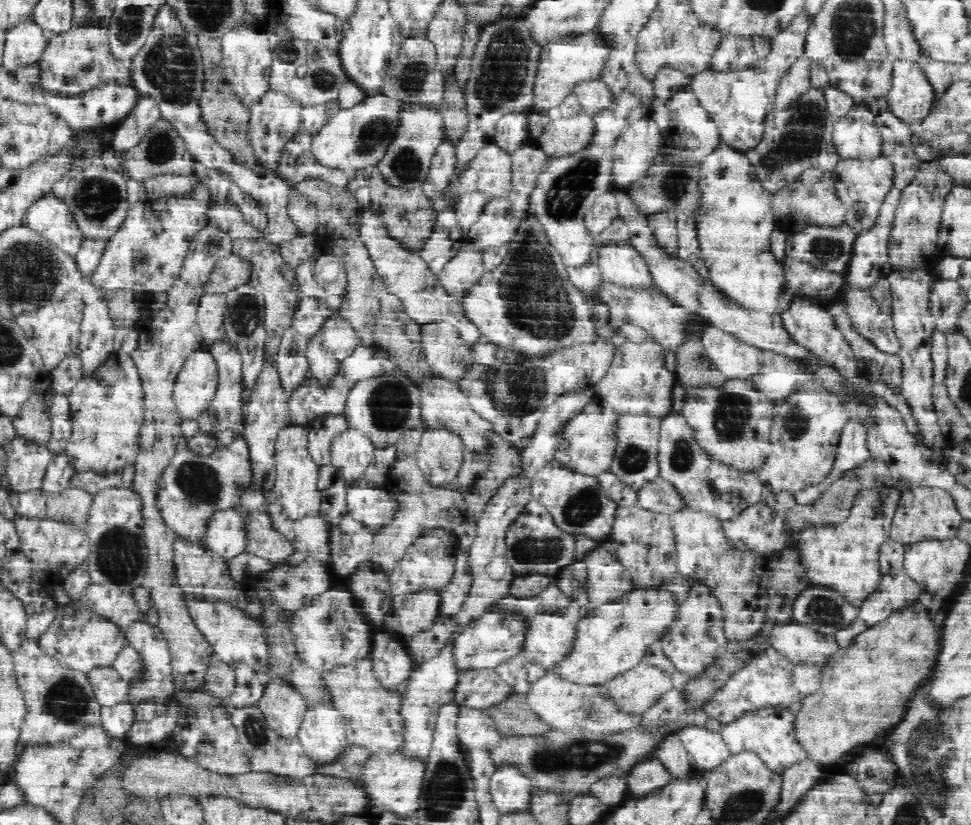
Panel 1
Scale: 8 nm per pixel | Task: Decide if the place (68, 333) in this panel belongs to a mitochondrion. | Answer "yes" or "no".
no

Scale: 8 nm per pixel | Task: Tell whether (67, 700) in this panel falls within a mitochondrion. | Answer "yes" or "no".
yes

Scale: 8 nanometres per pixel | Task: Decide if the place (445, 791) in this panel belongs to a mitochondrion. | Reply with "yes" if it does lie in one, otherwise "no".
yes

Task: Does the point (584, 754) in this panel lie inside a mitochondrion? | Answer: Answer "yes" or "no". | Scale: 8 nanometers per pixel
yes

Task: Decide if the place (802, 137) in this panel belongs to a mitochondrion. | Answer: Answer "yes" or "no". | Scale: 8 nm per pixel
yes

